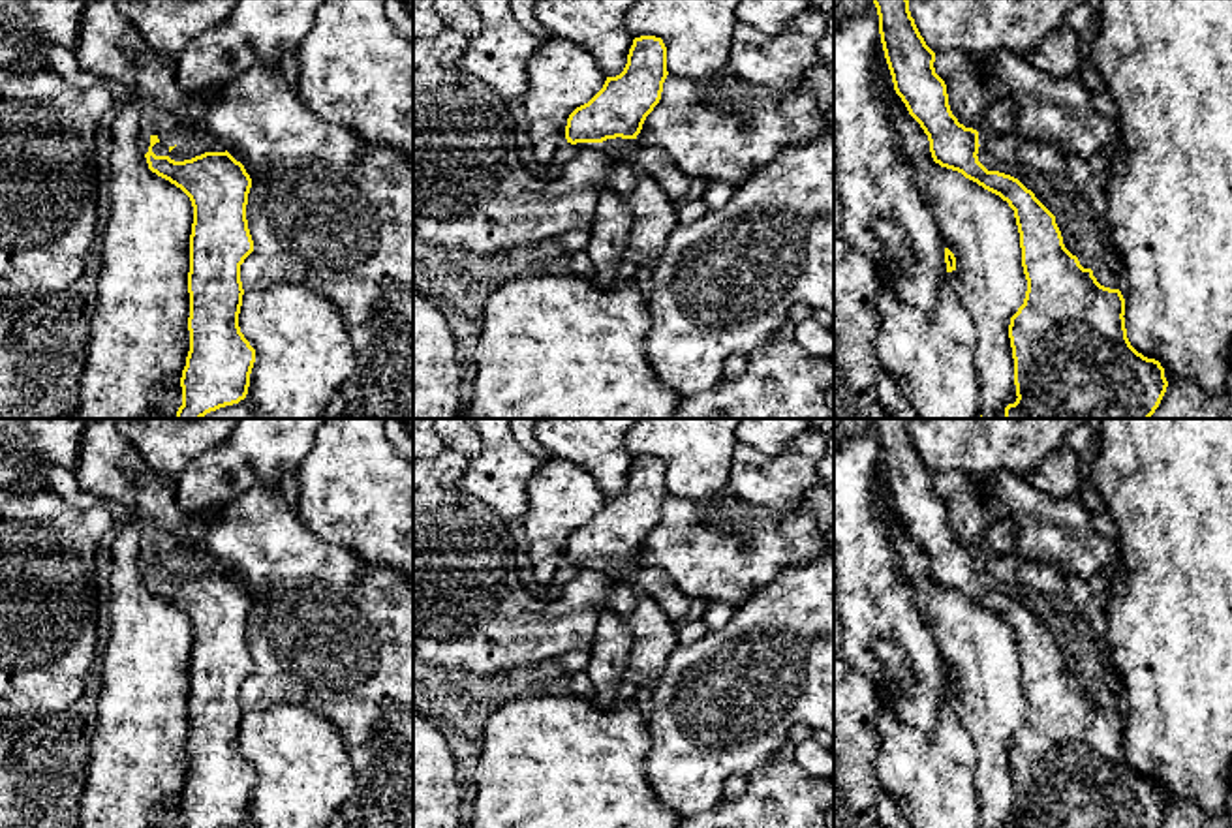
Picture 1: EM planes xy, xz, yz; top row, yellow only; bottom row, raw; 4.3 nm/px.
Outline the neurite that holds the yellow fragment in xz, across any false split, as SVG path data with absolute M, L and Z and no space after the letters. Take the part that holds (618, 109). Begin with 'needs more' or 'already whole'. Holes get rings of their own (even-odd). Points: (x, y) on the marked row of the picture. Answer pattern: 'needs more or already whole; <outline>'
already whole; M655 36L635 38L624 71L607 77L603 88L569 115L567 143L637 139L646 116L661 100L667 75L663 39Z

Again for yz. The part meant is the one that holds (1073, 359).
already whole; M873 0L879 34L894 90L930 141L941 167L962 173L999 195L1014 210L1022 267L1027 280L1024 304L1010 317L1016 402L1003 419L1149 419L1168 381L1159 360L1138 353L1125 329L1125 299L1104 287L1065 244L1055 216L1018 178L988 171L978 161L978 131L952 115L945 81L935 73L935 53L926 45L909 11L909 0Z

